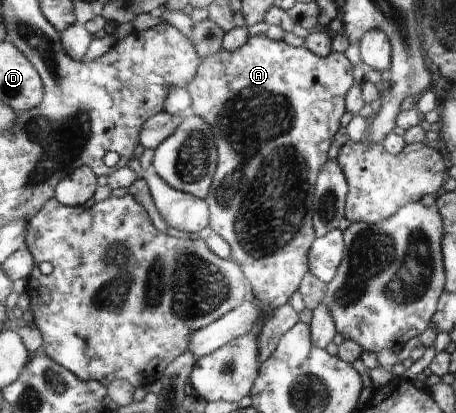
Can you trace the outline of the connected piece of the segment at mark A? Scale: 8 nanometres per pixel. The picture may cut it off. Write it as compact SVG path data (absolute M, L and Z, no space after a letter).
M261 34L250 35L240 49L226 51L226 49L220 48L210 57L206 57L203 63L200 63L199 73L186 87L191 94L190 109L194 109L194 113L200 111L200 115L212 127L212 133L214 133L214 139L218 145L218 167L216 167L216 175L214 175L214 181L212 181L208 197L206 197L206 203L210 209L210 227L232 247L232 259L243 268L248 283L251 283L251 291L254 295L252 301L262 307L269 307L273 310L284 305L292 293L299 291L299 287L310 269L307 259L310 256L311 245L316 239L312 219L314 186L320 169L326 165L326 151L332 143L332 137L336 135L336 131L340 127L340 117L346 113L344 95L350 89L350 85L354 85L352 65L343 52L333 51L328 57L321 58L308 51L307 47L290 46L284 40L271 40L266 34Z

